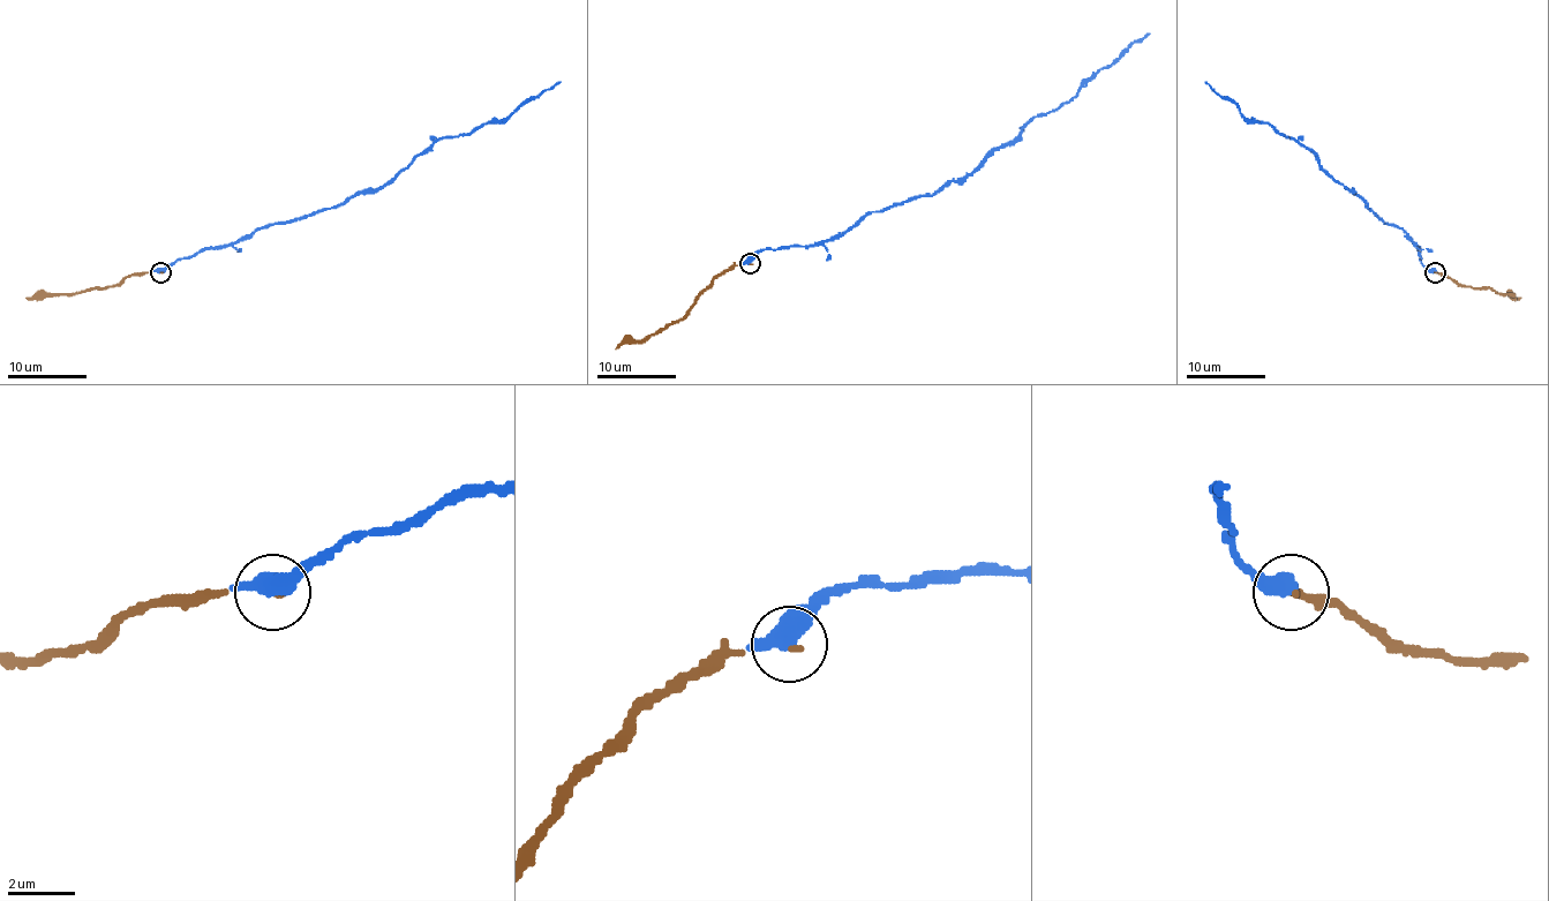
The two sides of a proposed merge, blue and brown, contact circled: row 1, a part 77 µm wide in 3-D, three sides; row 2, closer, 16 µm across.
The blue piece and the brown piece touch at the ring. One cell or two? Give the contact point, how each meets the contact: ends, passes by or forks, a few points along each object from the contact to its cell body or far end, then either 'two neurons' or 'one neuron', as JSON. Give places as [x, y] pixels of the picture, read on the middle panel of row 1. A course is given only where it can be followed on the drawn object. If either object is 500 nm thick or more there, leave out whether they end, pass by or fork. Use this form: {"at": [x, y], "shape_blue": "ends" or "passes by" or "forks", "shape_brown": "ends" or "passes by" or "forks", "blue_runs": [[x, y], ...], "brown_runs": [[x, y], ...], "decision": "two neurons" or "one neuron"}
{"at": [750, 263], "blue_runs": [[749, 262], [765, 249], [832, 241], [873, 211], [962, 181], [1035, 117], [1068, 103], [1090, 79], [1149, 34]], "brown_runs": [[749, 264], [731, 264], [682, 317], [643, 339], [623, 342], [615, 350]], "decision": "one neuron"}

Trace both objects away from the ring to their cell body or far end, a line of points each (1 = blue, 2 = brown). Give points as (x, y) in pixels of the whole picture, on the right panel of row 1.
1: (1434, 272), (1421, 262), (1419, 249), (1400, 228), (1338, 184), (1314, 154), (1266, 122), (1250, 122), (1205, 81)
2: (1436, 272), (1464, 286), (1489, 288), (1521, 298)

